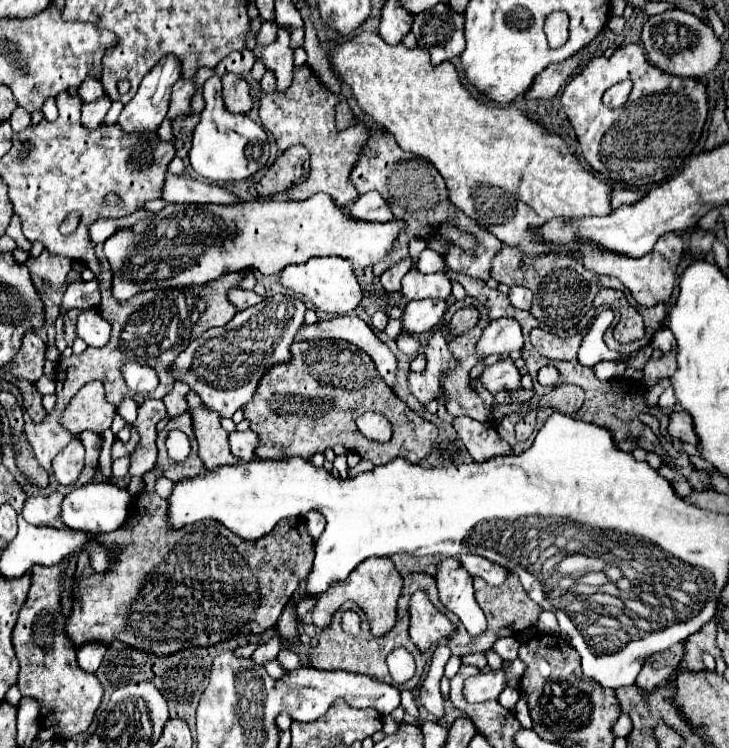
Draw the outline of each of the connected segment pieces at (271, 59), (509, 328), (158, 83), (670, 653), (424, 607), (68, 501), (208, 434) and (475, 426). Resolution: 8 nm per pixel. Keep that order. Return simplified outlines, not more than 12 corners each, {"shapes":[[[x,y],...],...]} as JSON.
{"shapes":[[[279,27],[276,41],[256,45],[254,57],[276,77],[276,91],[292,83],[288,28]],[[496,319],[476,343],[476,357],[522,349],[522,327]],[[178,61],[142,79],[118,125],[126,133],[158,131],[178,79]],[[686,643],[646,657],[636,687],[662,687],[686,653]],[[426,591],[410,600],[410,637],[420,649],[452,633]],[[86,483],[64,495],[64,527],[112,533],[122,527],[130,493]],[[194,391],[186,403],[198,457],[210,471],[238,459],[230,455],[220,415],[206,411]],[[456,417],[454,429],[476,463],[510,455],[490,423]]]}

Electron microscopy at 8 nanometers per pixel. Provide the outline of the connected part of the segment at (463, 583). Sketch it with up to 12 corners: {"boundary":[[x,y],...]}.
{"boundary":[[442,557],[436,583],[442,605],[472,637],[486,631],[462,563]]}

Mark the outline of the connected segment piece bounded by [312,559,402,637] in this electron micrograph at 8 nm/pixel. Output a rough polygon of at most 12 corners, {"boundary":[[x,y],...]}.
{"boundary":[[366,559],[318,597],[312,621],[328,629],[346,601],[370,633],[394,627],[402,577],[390,559]]}

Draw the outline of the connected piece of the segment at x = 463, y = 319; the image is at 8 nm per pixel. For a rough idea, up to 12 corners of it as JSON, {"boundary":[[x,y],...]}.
{"boundary":[[474,307],[456,311],[450,329],[466,333],[478,321]]}

